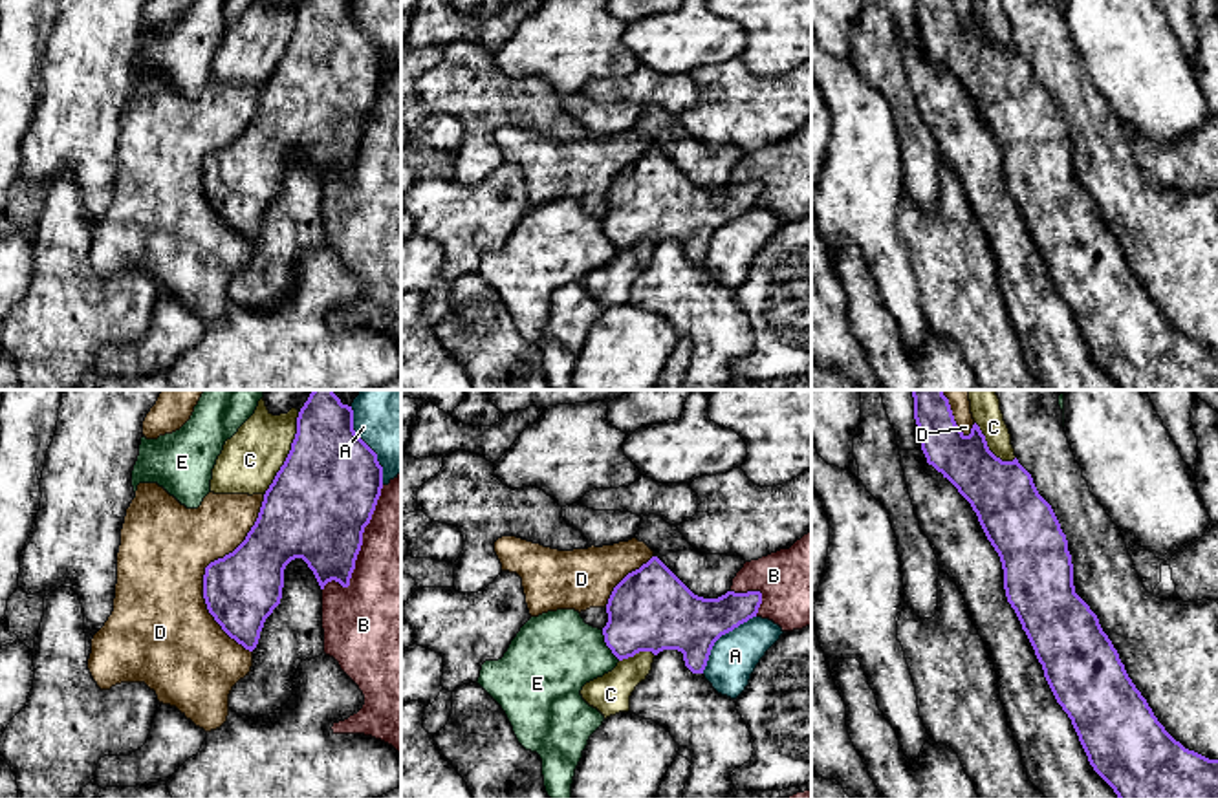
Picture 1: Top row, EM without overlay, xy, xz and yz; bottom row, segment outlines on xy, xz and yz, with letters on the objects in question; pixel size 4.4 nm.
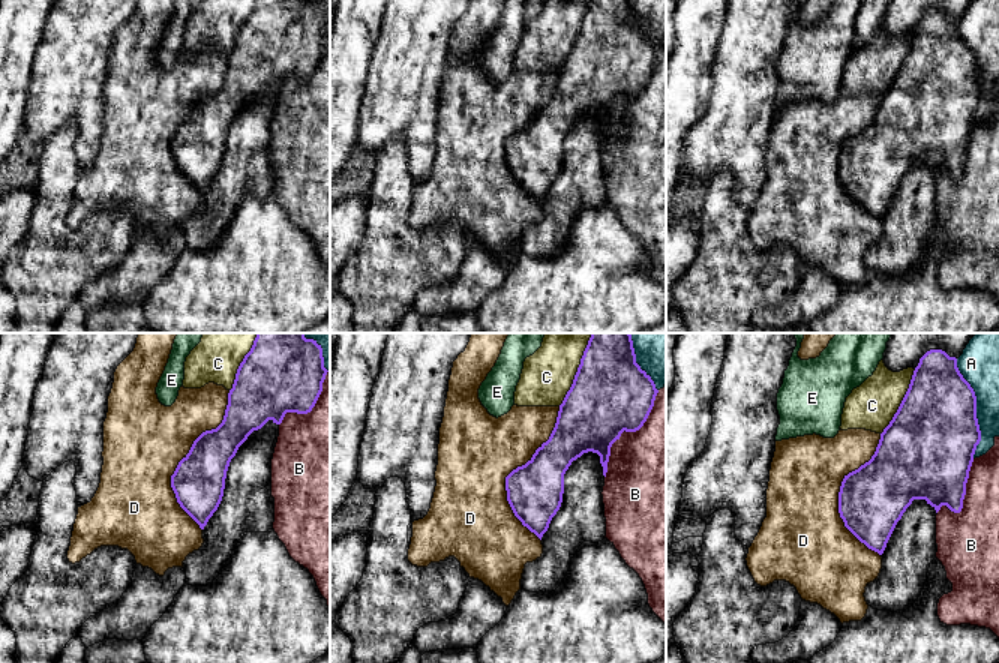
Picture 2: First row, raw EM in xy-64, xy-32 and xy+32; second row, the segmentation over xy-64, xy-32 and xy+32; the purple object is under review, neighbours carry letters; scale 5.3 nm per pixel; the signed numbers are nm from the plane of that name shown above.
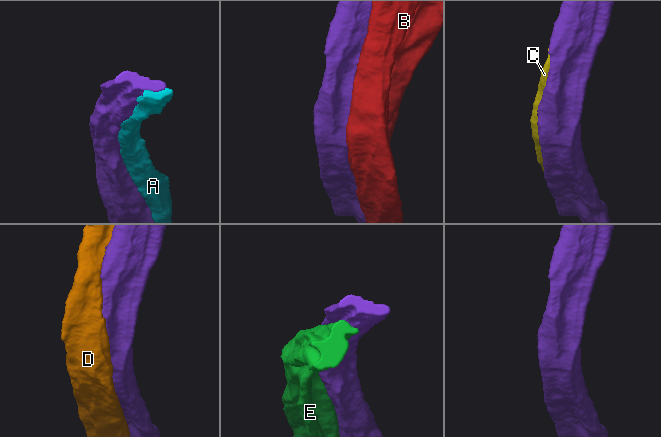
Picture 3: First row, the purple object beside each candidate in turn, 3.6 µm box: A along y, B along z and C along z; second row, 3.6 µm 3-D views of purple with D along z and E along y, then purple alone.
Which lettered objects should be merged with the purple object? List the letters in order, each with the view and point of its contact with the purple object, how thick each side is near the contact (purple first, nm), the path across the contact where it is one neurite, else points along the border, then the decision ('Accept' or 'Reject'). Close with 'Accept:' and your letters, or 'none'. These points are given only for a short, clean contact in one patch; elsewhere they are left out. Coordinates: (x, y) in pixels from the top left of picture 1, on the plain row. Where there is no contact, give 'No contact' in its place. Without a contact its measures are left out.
A: Touches purple at xy (369, 37). Thickness 440 nm (purple) against 260 nm. Reject
B: Touches purple at xy (359, 140). Thickness 440 nm (purple) against 440 nm. Reject
C: Touches purple at xy (288, 44). Thickness 460 nm (purple) against 260 nm. Reject
D: Touches purple at xy (206, 161). Thickness 320 nm (purple) against 400 nm. Reject
E: Touches purple at xz (607, 235). Thickness 360 nm (purple) against 380 nm. Reject
Accept: none

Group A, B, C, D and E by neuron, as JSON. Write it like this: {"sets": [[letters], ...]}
{"sets": [["A"], ["B"], ["C", "D"], ["E"]]}

